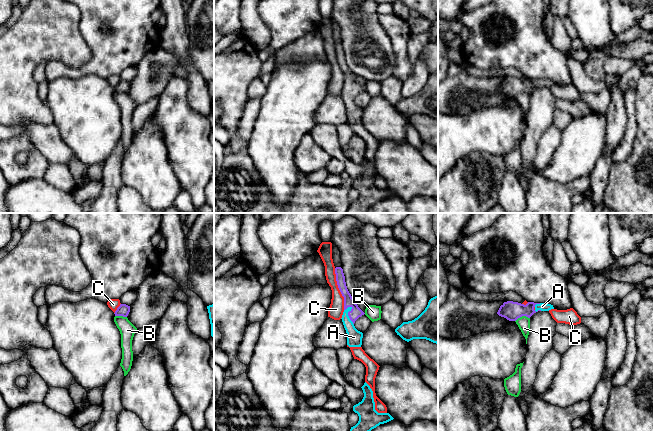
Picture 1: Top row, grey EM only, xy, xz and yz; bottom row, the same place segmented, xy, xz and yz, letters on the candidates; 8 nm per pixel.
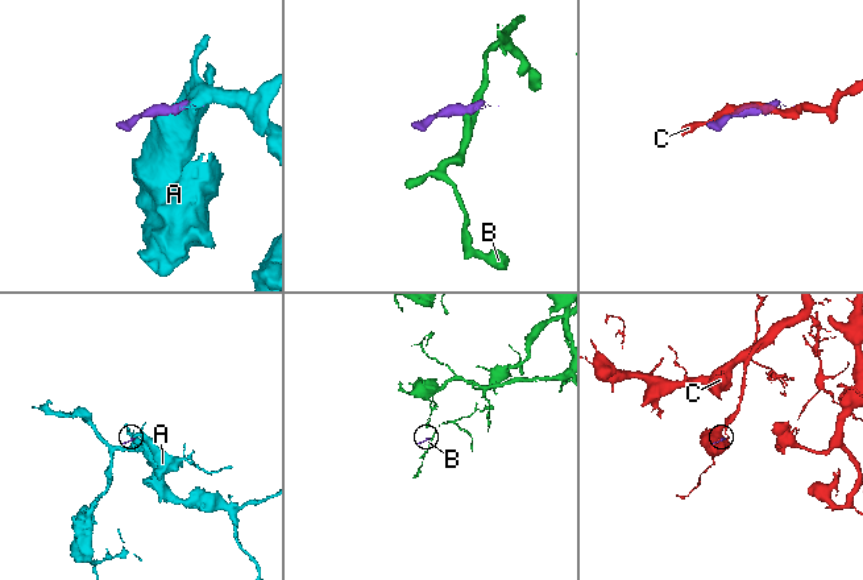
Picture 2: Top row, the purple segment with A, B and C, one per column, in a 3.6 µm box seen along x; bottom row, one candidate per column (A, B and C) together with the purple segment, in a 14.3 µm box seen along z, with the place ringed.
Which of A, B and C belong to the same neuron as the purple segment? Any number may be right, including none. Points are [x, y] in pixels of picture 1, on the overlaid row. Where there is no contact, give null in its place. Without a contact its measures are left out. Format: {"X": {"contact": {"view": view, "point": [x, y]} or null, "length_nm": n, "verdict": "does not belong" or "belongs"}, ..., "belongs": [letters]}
{"A": {"contact": {"view": "xz", "point": [348, 315]}, "length_nm": 160, "verdict": "belongs"}, "B": {"contact": {"view": "yz", "point": [522, 315]}, "length_nm": 120, "verdict": "does not belong"}, "C": {"contact": {"view": "xz", "point": [339, 289]}, "length_nm": 340, "verdict": "does not belong"}, "belongs": ["A"]}

